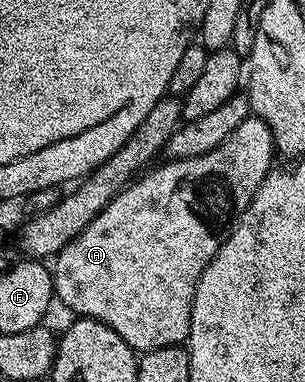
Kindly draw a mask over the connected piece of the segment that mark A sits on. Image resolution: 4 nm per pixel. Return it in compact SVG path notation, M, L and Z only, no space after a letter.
M251 116L220 144L220 148L212 148L212 152L204 152L204 156L166 160L163 166L155 165L119 192L98 213L96 220L53 259L55 299L75 310L75 315L108 324L108 328L136 352L185 343L190 337L196 284L222 246L228 228L237 223L252 196L256 196L256 188L260 188L272 169L273 158L276 158L276 151L268 124Z

